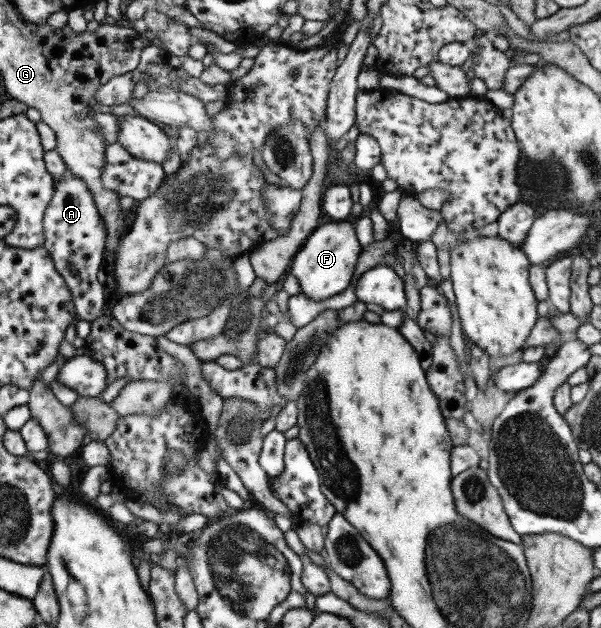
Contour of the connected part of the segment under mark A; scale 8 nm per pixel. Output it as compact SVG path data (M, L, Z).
M66 171L62 177L54 177L53 182L52 197L42 215L42 247L48 252L56 272L66 282L75 315L80 320L91 322L102 315L104 307L104 289L96 280L98 267L105 265L104 221L94 207L90 191L80 179Z

